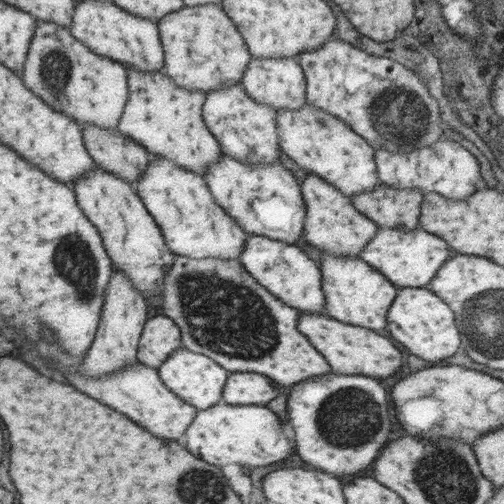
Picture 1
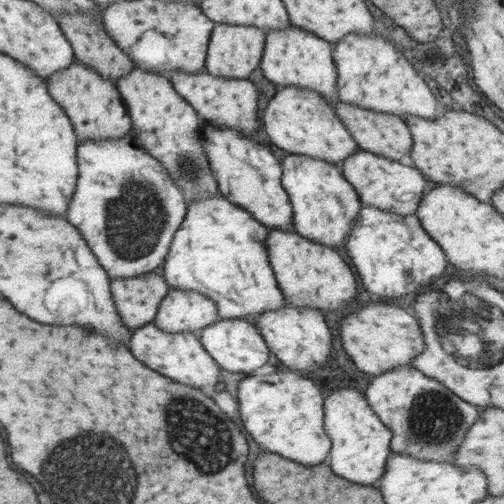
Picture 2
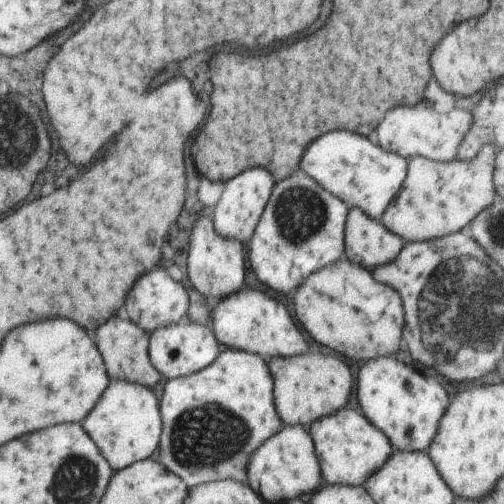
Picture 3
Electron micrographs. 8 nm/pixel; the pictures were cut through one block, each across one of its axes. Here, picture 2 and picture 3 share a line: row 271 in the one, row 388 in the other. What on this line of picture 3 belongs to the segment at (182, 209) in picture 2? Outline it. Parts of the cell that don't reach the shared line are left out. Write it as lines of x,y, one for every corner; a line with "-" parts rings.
111,380
103,390
103,396
97,400
95,408
83,418
83,426
91,430
91,438
99,442
99,450
107,454
107,462
111,462
113,472
125,470
135,462
147,460
159,444
161,434
161,414
159,400
153,390
143,384
133,384
131,380

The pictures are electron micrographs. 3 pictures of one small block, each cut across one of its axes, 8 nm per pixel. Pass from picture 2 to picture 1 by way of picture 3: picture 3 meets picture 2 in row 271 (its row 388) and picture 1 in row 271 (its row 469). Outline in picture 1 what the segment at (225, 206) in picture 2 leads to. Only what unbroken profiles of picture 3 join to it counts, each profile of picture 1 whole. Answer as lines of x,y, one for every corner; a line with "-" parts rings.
175,256
175,262
161,280
163,316
171,318
181,330
181,346
209,356
231,372
257,372
277,382
277,386
293,386
311,376
323,376
331,372
331,364
315,350
307,336
297,330
299,310
279,300
263,284
259,284
239,260
235,258
191,258

